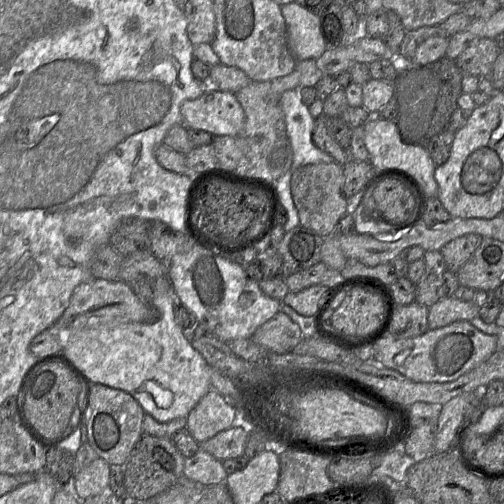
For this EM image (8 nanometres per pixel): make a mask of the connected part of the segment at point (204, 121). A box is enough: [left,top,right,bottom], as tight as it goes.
[180,91,244,136]

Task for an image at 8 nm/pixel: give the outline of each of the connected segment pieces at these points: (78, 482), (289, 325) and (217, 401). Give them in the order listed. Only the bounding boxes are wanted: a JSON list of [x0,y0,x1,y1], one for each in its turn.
[[74,458,111,499],[251,311,303,353],[186,390,236,443]]

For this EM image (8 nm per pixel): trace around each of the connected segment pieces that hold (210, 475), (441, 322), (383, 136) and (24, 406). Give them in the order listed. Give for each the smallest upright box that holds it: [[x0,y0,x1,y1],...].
[[183,449,227,485],[428,297,479,330],[364,116,438,201],[18,362,82,441]]

